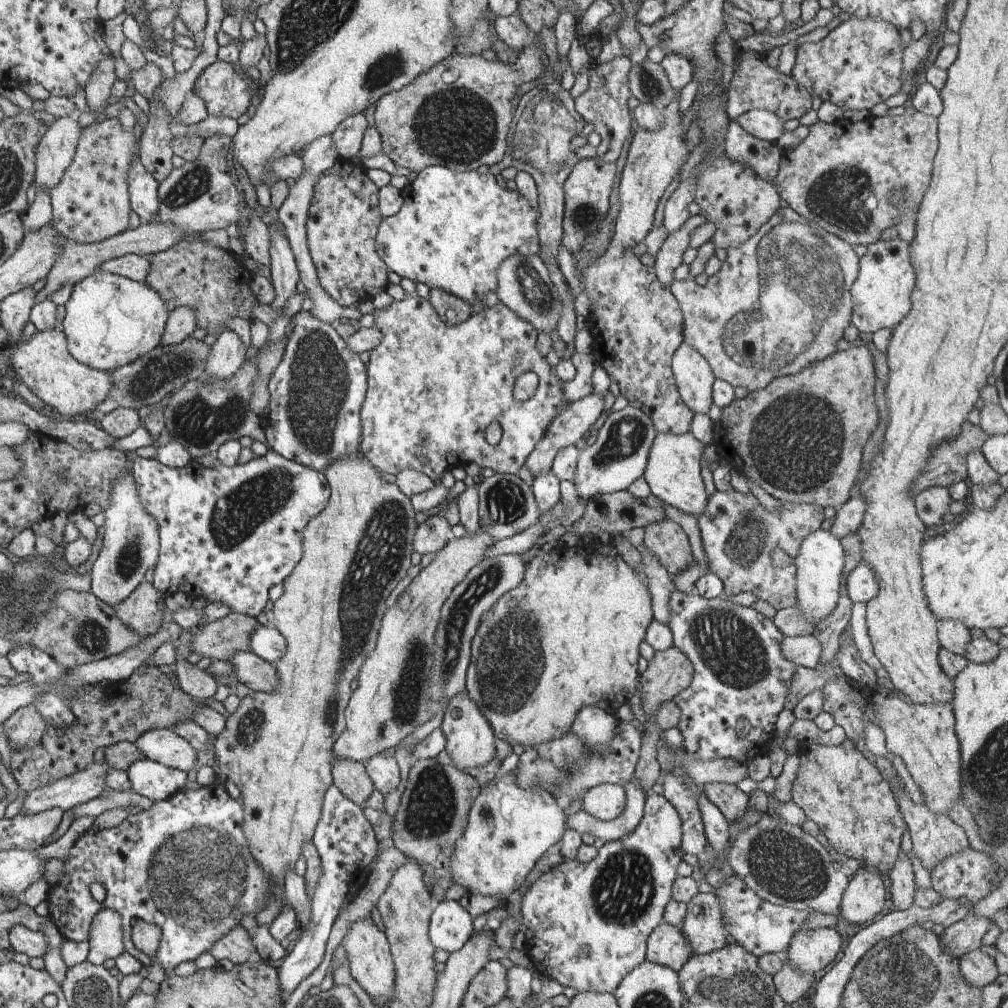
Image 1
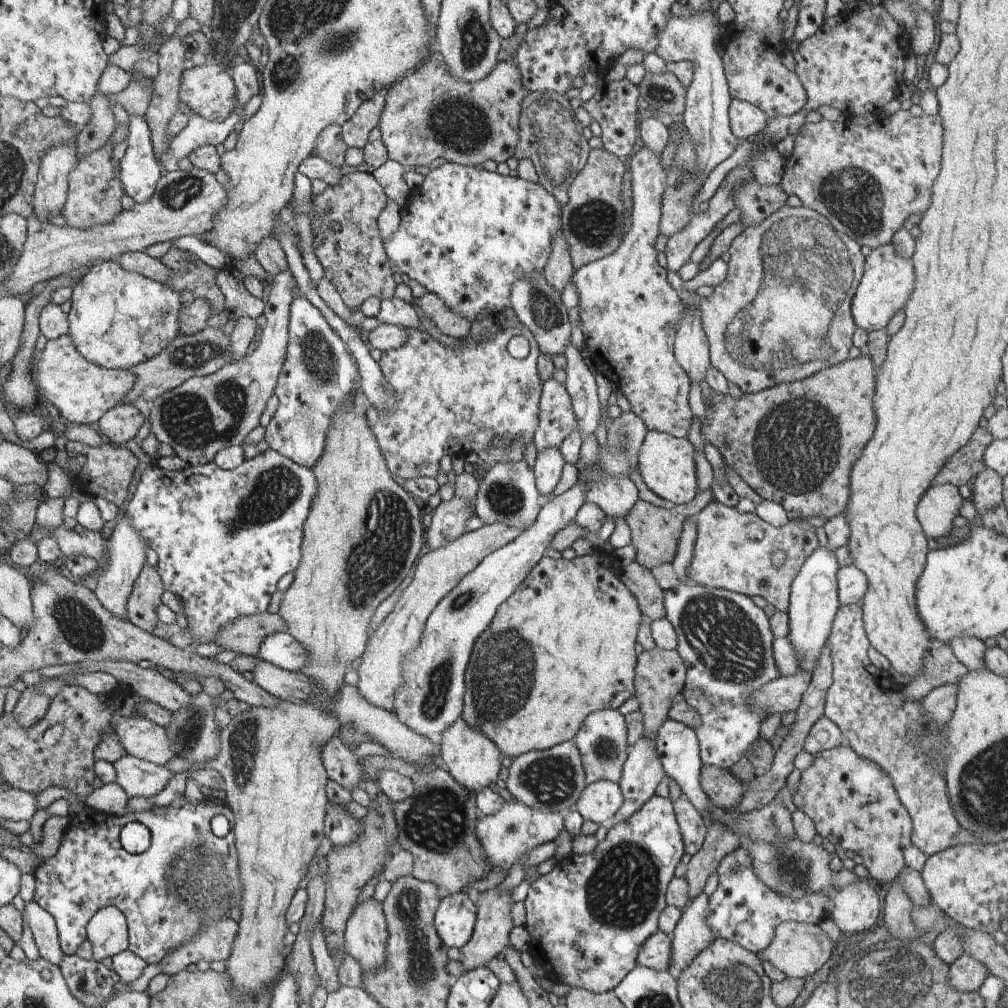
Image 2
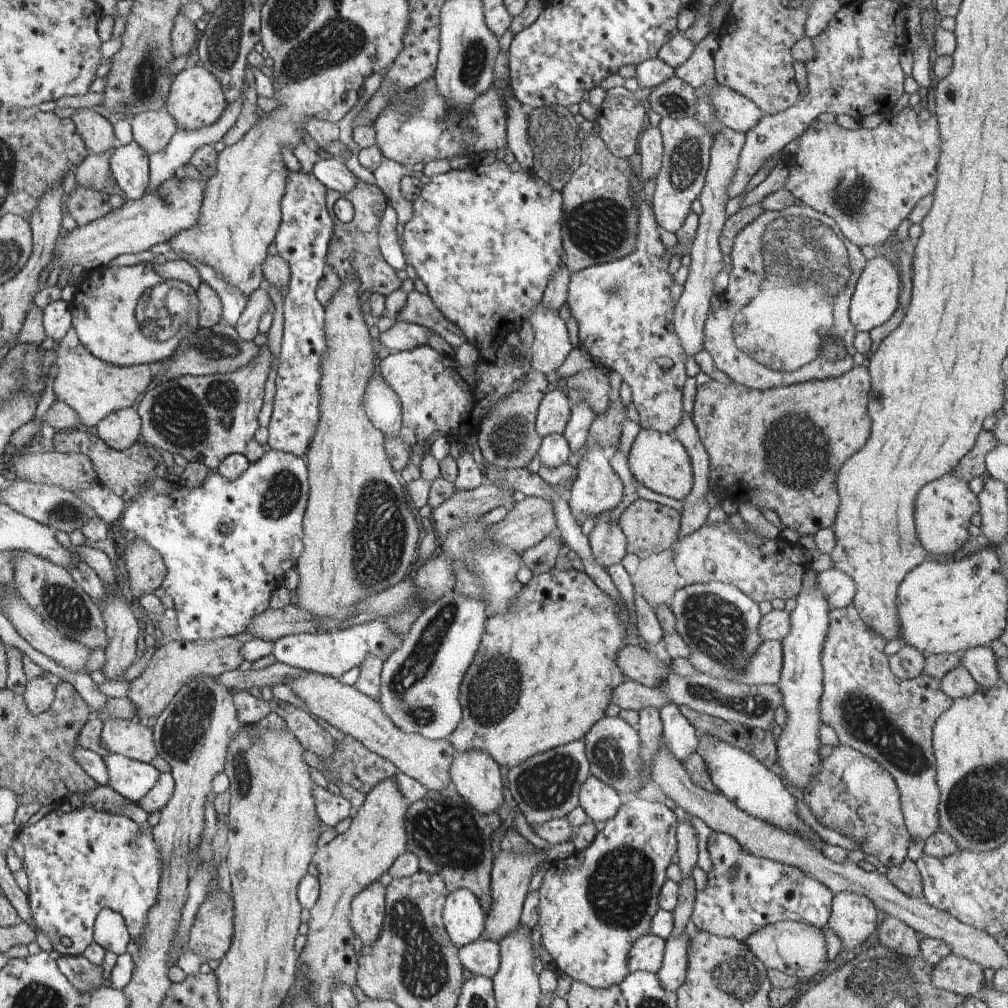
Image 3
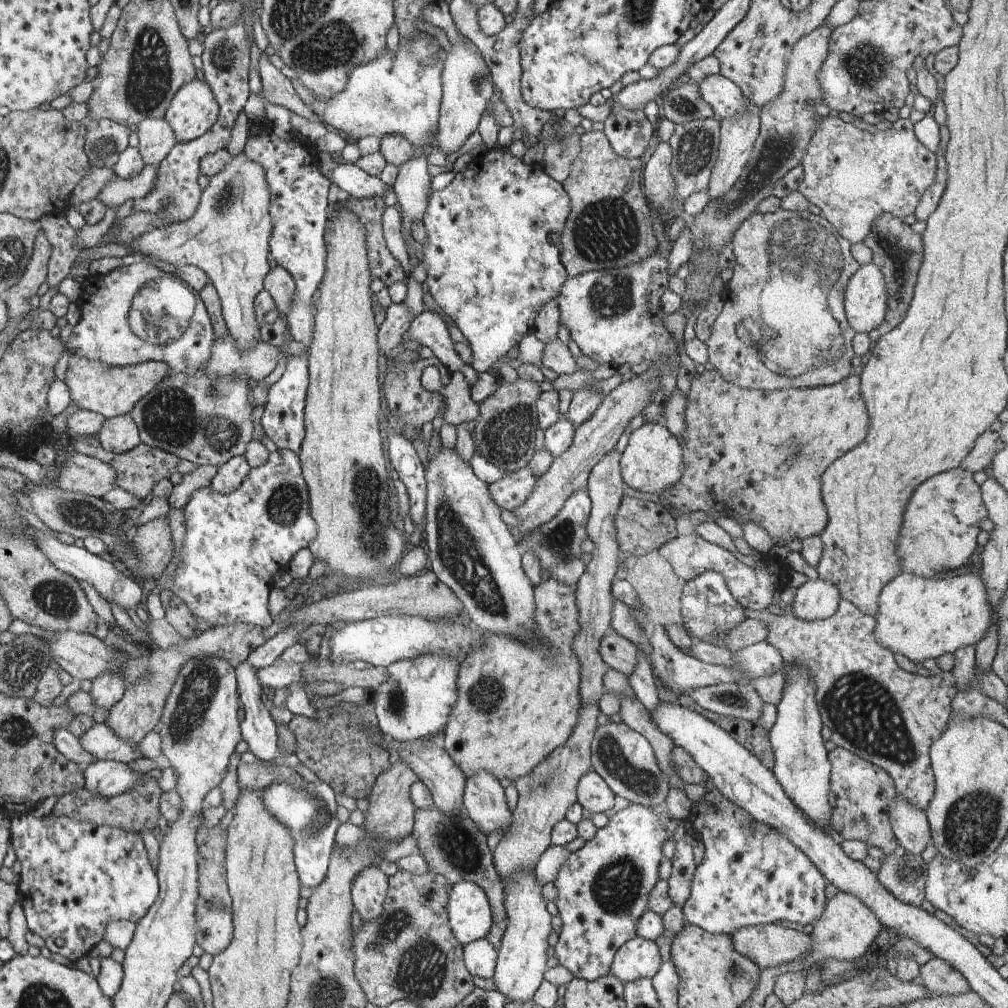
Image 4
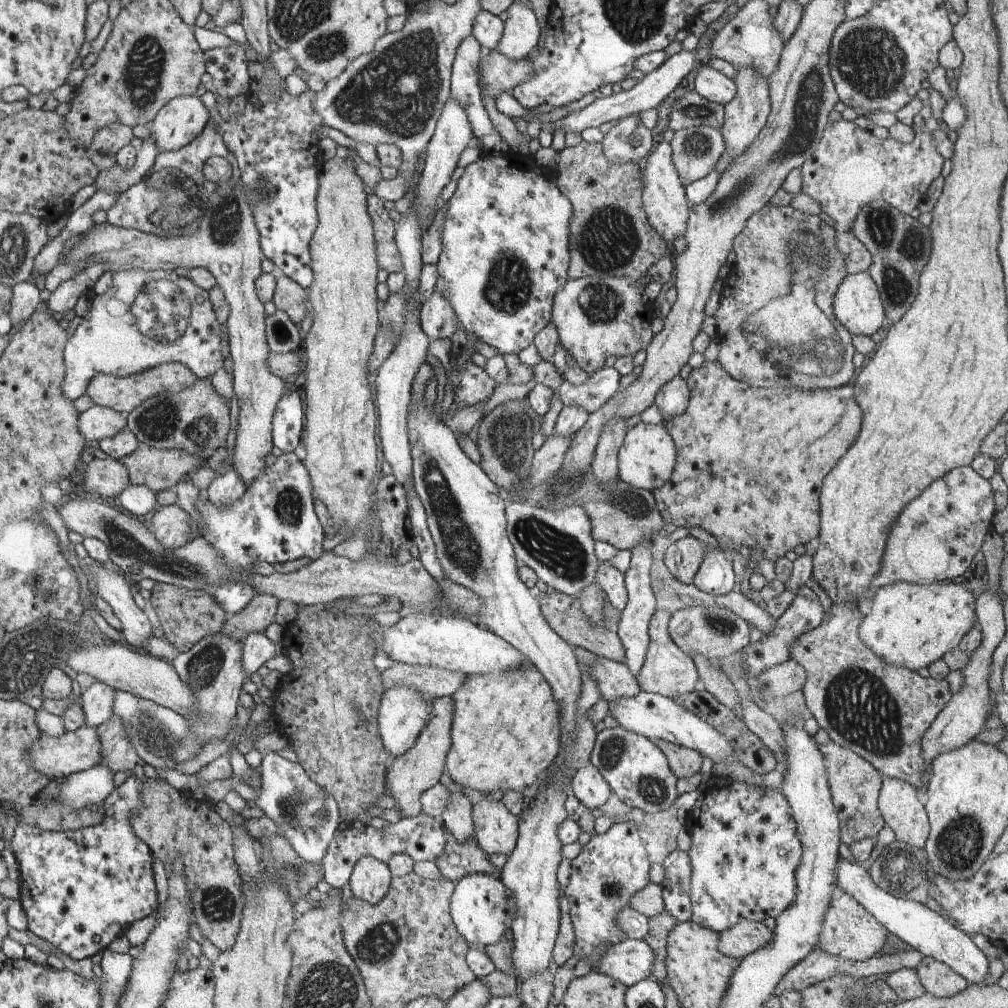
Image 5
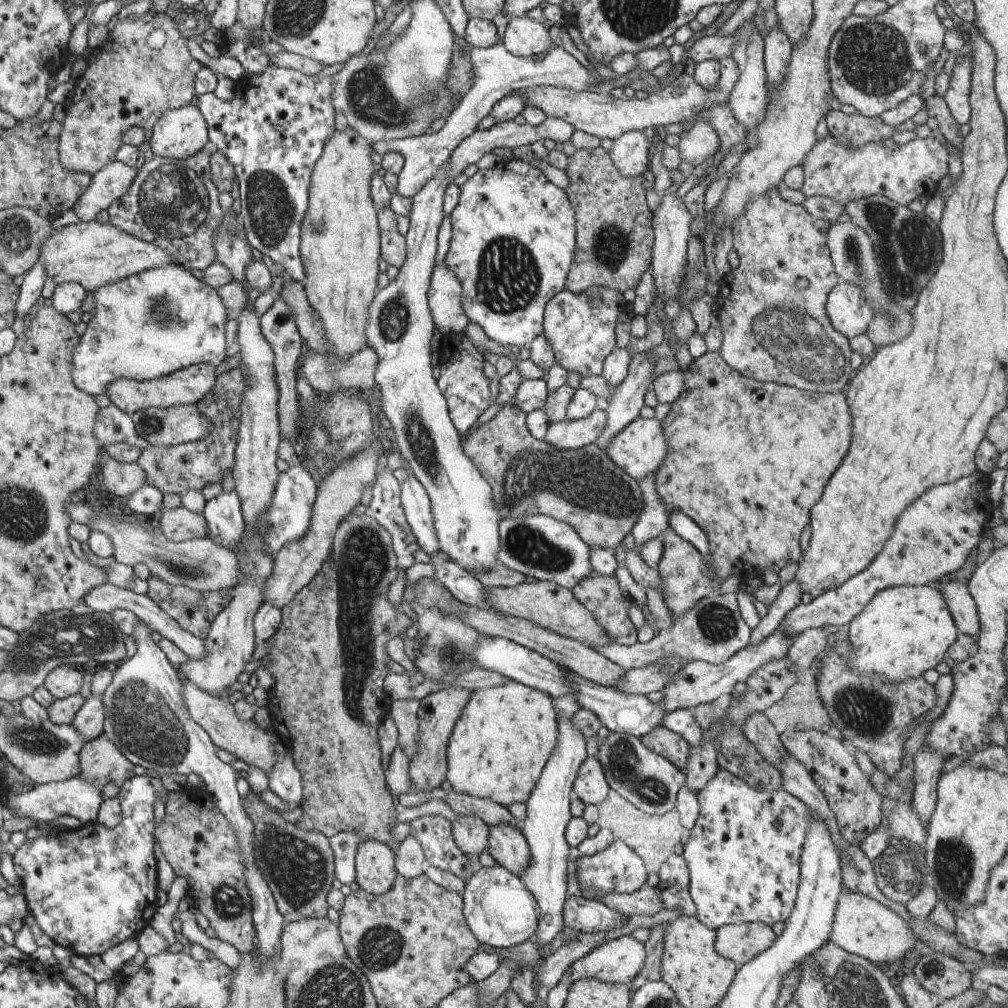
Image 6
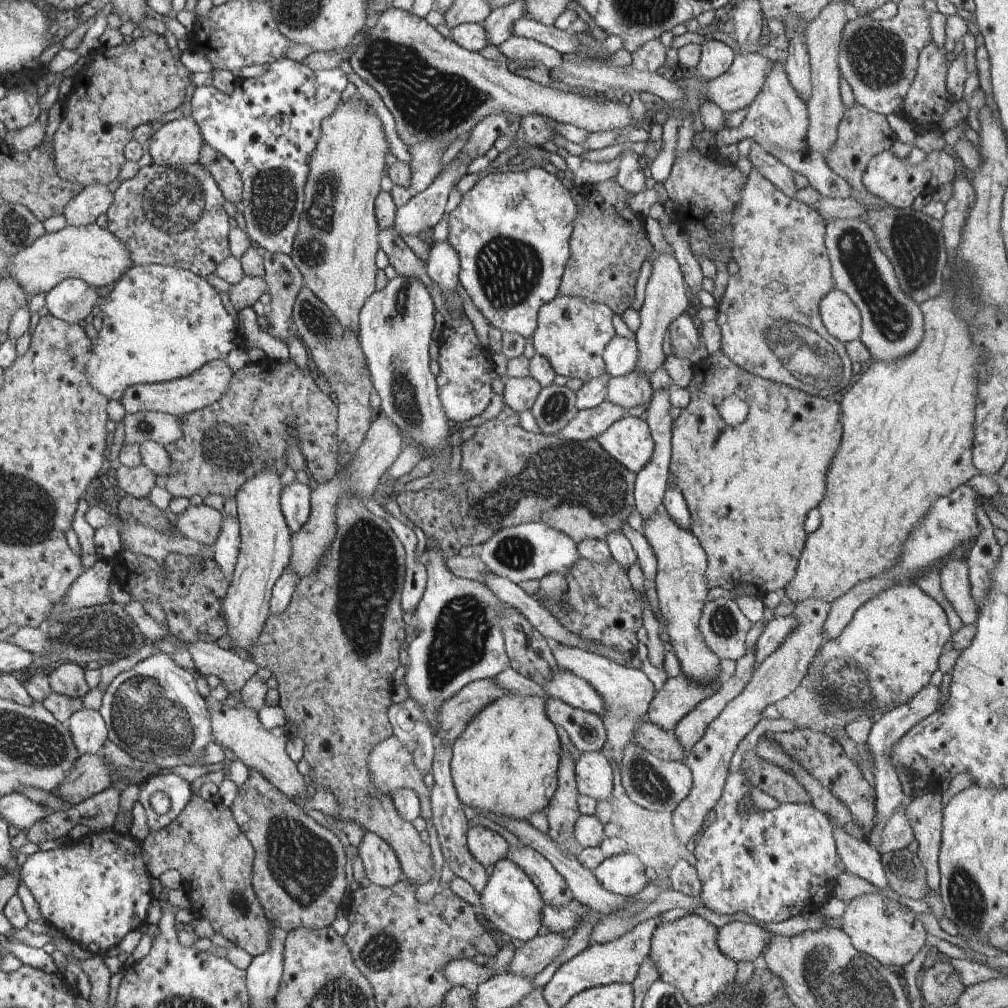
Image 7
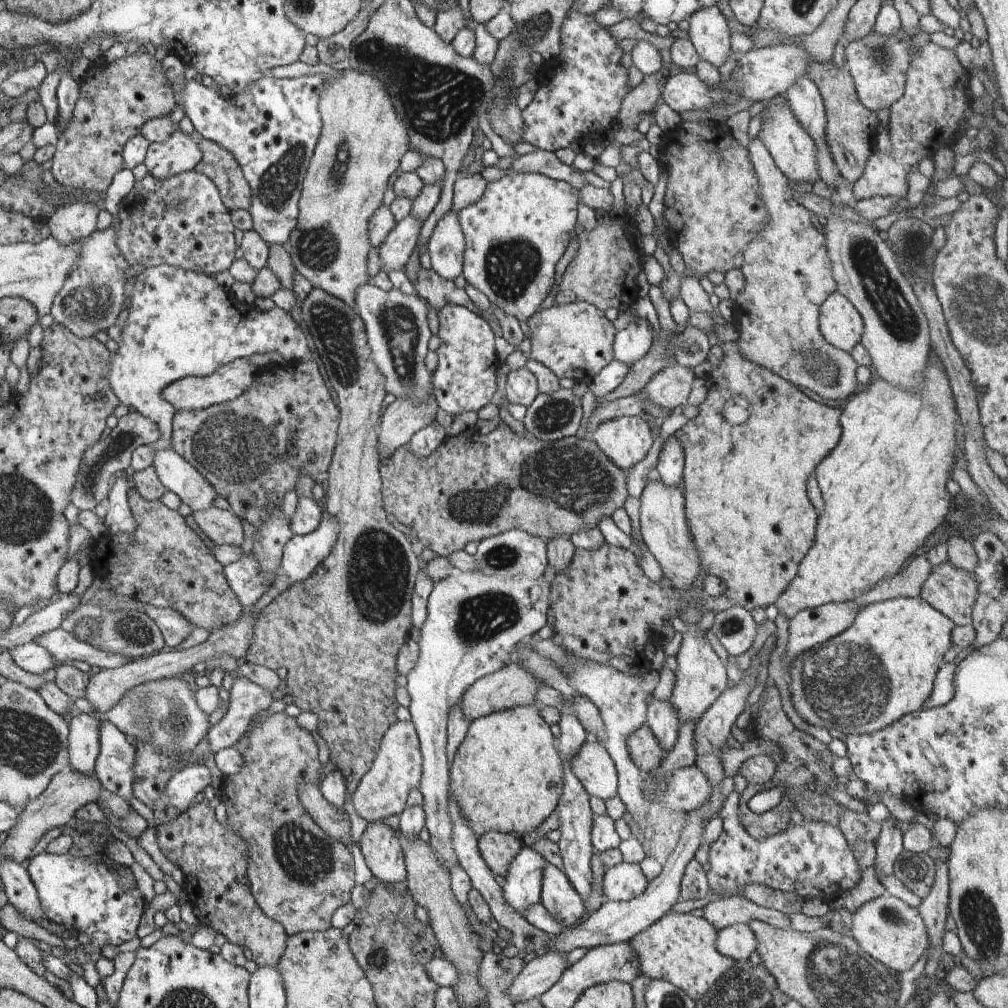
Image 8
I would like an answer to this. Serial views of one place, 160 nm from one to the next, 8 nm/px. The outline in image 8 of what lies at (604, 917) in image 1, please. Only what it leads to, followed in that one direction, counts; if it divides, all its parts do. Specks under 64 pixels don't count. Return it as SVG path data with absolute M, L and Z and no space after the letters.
M619 862L606 868L601 880L606 901L622 902L636 898L645 890L648 881L637 863Z

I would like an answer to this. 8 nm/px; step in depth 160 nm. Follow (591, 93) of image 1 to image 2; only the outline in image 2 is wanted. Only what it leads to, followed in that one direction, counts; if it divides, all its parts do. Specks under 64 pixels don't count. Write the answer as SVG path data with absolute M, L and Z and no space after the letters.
M624 77L618 81L603 82L599 93L594 94L588 101L581 104L581 107L588 112L590 118L595 120L601 128L602 147L608 153L622 159L631 154L631 150L635 146L635 140L637 140L637 132L635 132L635 128L637 128L637 124L635 124L638 108L636 104L637 97L637 87Z

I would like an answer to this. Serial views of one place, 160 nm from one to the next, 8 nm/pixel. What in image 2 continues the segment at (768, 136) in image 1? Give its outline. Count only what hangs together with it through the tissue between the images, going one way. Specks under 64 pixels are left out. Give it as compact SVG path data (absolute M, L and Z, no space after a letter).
M731 99L728 106L728 121L731 132L739 139L745 140L762 132L768 117L757 106L747 101Z

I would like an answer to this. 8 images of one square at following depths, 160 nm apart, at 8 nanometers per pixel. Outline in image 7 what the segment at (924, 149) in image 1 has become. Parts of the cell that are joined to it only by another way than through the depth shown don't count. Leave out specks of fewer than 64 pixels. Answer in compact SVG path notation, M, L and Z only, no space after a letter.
M888 149L876 153L867 162L860 180L871 195L882 199L895 209L905 209L912 206L917 195L933 194L939 185L952 182L955 178L953 161L943 150L932 150L925 154L925 158L919 164L911 164L906 160L900 160Z

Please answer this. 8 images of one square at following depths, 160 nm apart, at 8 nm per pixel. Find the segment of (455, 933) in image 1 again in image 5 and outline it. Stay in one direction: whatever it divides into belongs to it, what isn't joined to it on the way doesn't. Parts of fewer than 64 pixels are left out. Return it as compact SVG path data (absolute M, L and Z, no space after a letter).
M471 873L455 883L450 915L458 933L466 939L469 946L484 948L498 943L510 930L511 923L516 917L516 904L499 877L485 873Z

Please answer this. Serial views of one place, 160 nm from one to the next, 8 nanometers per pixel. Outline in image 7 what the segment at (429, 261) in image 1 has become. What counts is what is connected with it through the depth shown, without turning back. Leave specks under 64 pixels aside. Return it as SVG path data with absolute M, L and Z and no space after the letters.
M531 167L528 170L519 170L519 172L507 170L507 172L489 173L484 178L478 179L469 190L462 194L459 204L449 213L447 242L458 254L459 267L461 268L458 271L458 282L489 326L497 328L502 333L519 334L523 339L533 336L533 332L537 328L537 312L539 308L558 295L559 284L570 254L568 241L573 231L576 209L577 206L571 199L570 191L555 176L548 174L540 167Z

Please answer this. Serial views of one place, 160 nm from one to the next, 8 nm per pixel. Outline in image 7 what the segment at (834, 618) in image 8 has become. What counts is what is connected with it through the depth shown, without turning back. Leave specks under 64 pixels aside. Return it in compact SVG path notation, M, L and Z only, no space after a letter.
M805 598L794 604L793 614L797 618L797 624L791 634L769 654L767 660L761 660L754 666L749 682L737 694L737 698L725 704L723 710L713 718L705 728L703 736L691 746L691 750L683 760L683 764L689 768L691 774L691 790L681 803L675 806L673 812L675 836L681 844L685 844L689 838L698 834L705 825L708 812L713 809L721 794L728 774L729 761L739 741L757 724L762 710L768 704L785 698L800 684L812 657L823 644L821 628L829 614L830 604L815 598Z

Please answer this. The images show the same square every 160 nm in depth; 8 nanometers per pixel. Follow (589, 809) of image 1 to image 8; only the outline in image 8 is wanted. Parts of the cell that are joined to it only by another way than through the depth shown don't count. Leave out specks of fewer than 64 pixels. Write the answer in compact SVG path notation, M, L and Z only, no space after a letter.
M590 737L581 744L577 754L571 760L571 772L581 782L588 796L595 796L604 802L616 795L617 774L613 762L603 744L595 738Z

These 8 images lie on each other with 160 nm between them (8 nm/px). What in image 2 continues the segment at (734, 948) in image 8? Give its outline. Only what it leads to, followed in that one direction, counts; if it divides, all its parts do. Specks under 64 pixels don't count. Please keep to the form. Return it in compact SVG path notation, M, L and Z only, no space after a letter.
M785 921L775 927L772 941L767 948L759 952L758 956L780 970L787 977L788 982L800 982L805 976L817 972L827 962L827 958L831 956L831 948L831 942L817 925Z

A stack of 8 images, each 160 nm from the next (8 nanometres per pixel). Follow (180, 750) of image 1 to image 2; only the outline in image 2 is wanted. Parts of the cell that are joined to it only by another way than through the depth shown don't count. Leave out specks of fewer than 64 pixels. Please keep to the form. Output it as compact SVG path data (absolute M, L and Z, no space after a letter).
M114 716L114 729L126 755L156 765L165 765L174 754L173 746L164 728L139 716Z

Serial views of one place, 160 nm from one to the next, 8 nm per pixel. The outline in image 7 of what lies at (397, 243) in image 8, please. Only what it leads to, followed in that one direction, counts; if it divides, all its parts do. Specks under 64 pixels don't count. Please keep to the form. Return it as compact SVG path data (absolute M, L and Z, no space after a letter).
M463 156L454 157L442 166L436 178L421 193L411 196L405 204L395 207L393 228L398 231L399 237L406 235L416 236L437 224L445 210L448 193L455 181L465 175L467 165L473 160L465 160Z

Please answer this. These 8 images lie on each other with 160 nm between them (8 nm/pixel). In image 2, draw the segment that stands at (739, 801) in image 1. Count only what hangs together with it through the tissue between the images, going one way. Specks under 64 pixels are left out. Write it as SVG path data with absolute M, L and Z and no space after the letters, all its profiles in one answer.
M702 764L699 782L709 802L720 809L735 806L745 791L729 770L716 766Z

